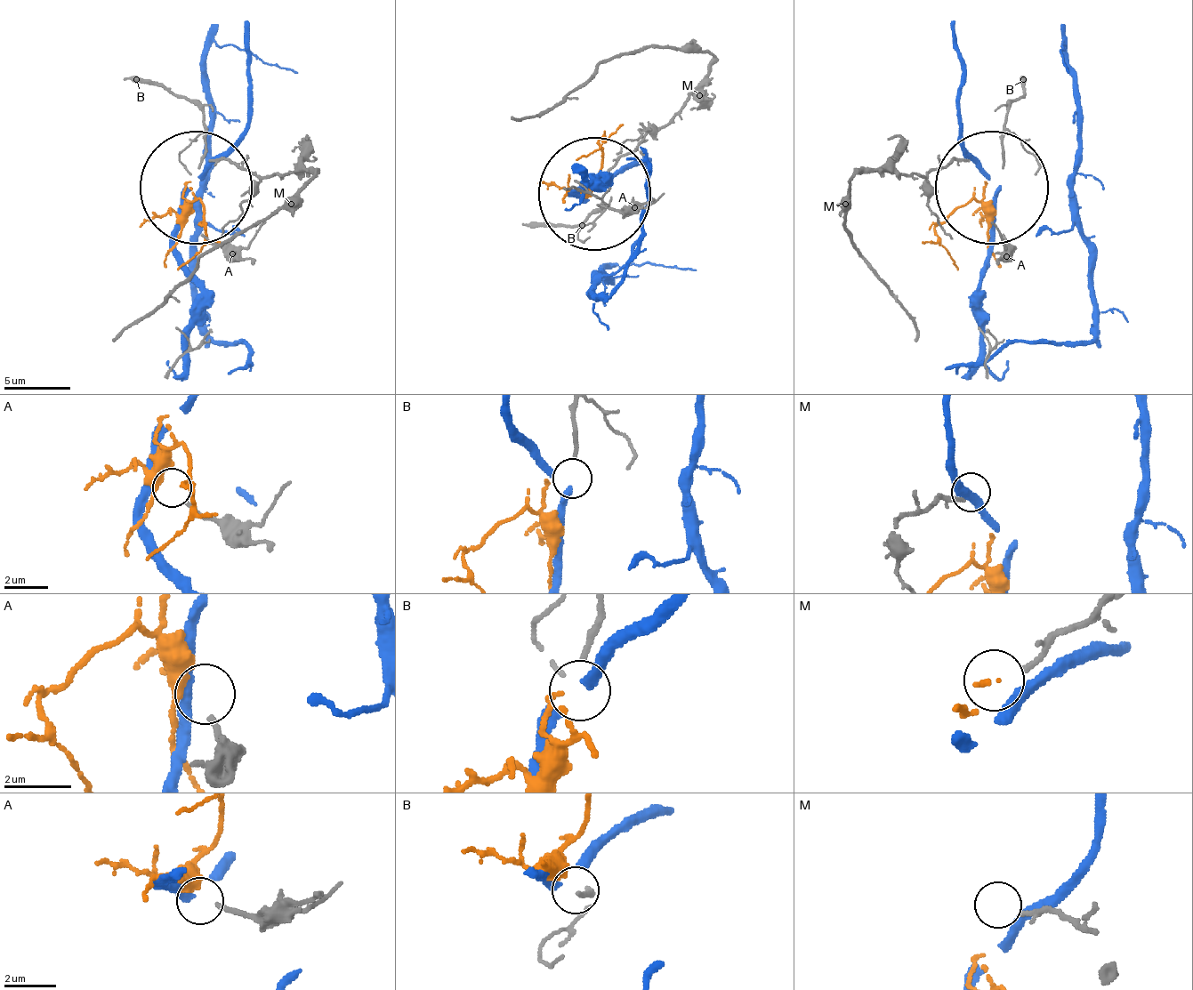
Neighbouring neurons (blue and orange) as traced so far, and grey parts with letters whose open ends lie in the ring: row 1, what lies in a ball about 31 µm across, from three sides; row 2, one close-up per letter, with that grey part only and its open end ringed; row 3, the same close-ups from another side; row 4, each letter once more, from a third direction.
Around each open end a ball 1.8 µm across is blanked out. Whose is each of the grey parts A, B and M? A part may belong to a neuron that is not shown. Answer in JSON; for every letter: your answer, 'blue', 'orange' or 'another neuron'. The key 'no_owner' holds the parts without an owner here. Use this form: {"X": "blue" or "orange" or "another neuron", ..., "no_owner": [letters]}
{"A": "blue", "B": "another neuron", "M": "another neuron", "no_owner": ["B", "M"]}

